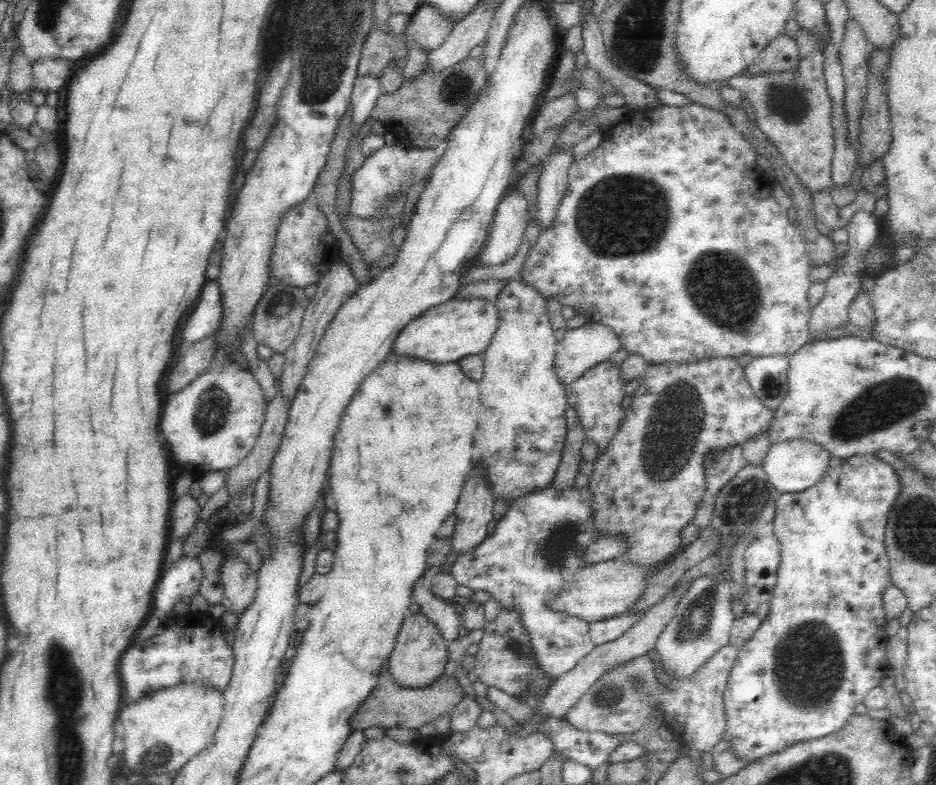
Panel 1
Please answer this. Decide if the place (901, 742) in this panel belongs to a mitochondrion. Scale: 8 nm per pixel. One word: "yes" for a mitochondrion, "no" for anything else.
no

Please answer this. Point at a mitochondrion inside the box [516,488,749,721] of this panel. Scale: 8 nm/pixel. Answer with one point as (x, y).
(559, 548)

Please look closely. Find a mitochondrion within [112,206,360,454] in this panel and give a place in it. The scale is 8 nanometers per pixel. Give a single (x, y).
(214, 410)

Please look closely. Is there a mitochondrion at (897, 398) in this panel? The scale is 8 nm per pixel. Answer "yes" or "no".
yes

